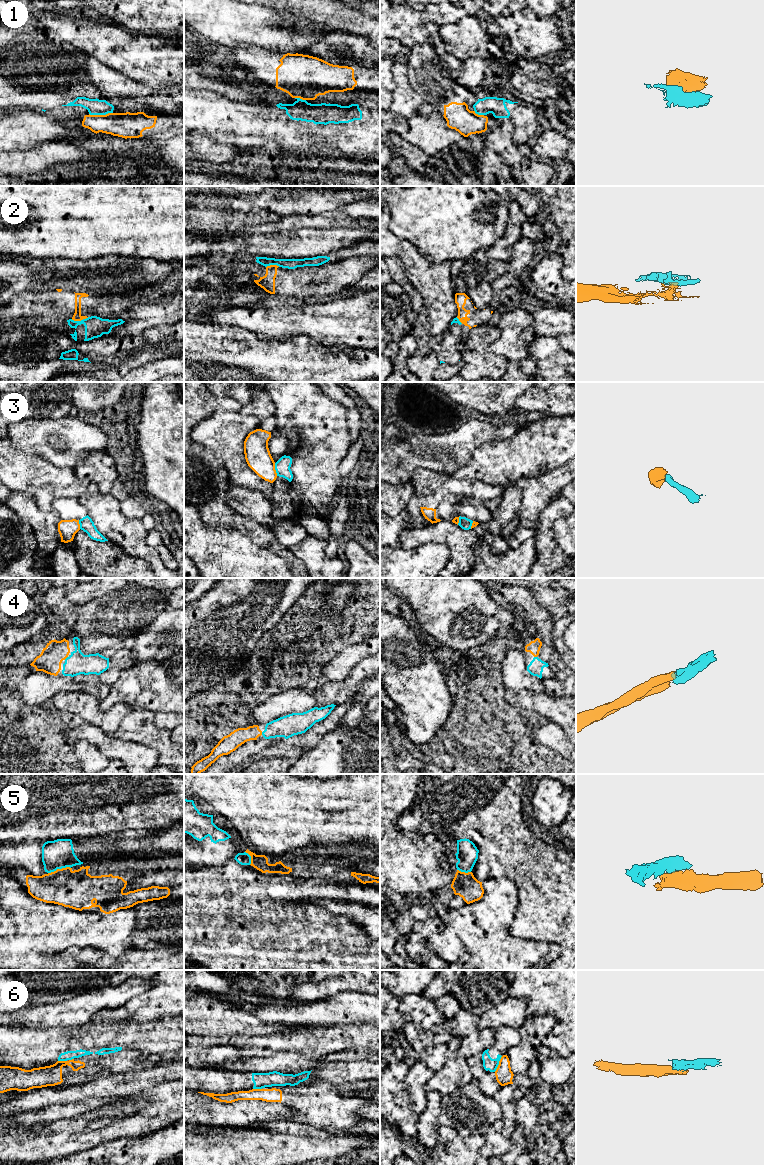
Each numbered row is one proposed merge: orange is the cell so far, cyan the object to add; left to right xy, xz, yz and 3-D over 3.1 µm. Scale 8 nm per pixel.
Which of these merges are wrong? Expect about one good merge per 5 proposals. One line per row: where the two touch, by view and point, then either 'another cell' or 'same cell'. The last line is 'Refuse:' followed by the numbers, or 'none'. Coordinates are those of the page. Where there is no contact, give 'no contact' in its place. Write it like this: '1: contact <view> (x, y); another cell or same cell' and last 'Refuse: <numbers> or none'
1: contact xy (100, 115); another cell
2: contact xy (79, 320); another cell
3: contact xz (274, 469); another cell
4: contact xy (65, 658); same cell
5: contact xy (59, 869); same cell
6: contact yz (499, 1064); another cell
Refuse: 1, 2, 3, 6

